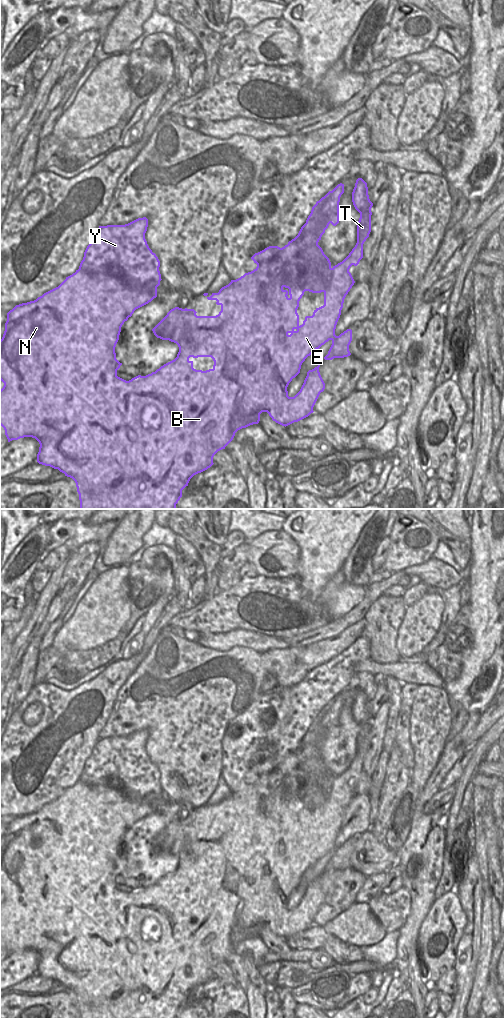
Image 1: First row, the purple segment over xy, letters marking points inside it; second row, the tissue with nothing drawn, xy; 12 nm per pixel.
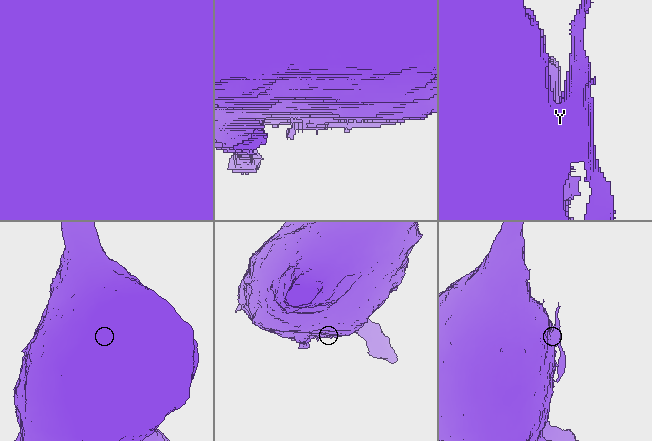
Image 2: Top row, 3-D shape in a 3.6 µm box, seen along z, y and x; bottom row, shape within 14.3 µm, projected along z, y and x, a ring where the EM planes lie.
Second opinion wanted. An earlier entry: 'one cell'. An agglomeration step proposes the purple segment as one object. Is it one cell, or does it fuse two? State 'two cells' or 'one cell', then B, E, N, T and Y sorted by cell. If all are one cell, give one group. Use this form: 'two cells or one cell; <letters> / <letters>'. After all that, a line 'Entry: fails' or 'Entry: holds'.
two cells; B E N T / Y
Entry: fails

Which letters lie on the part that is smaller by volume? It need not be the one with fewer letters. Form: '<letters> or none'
Y

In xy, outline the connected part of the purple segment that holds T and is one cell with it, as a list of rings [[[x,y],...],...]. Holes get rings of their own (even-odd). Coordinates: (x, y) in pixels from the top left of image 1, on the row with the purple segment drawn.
[[[358,178],[352,192],[353,205],[360,213],[357,223],[357,243],[342,262],[333,267],[331,266],[329,258],[324,254],[318,242],[330,223],[333,226],[339,223],[339,202],[343,193],[344,184],[340,183],[317,201],[298,235],[289,241],[287,245],[282,248],[269,246],[255,253],[251,257],[254,263],[257,264],[257,267],[253,271],[245,273],[236,280],[231,280],[228,285],[222,287],[218,293],[212,293],[210,297],[207,296],[208,293],[204,293],[203,295],[208,300],[216,300],[216,304],[221,306],[221,311],[218,315],[197,316],[197,312],[194,309],[182,309],[179,307],[171,309],[152,331],[157,338],[176,343],[179,347],[179,352],[174,360],[164,364],[155,372],[146,376],[138,375],[129,381],[118,377],[117,370],[122,363],[116,359],[115,347],[124,322],[132,316],[136,309],[148,304],[157,297],[157,288],[152,289],[146,282],[139,283],[138,281],[132,281],[120,268],[113,268],[107,274],[93,274],[78,269],[75,273],[66,277],[58,287],[44,293],[36,300],[16,305],[7,313],[5,331],[0,340],[0,380],[4,383],[3,388],[0,390],[0,425],[5,430],[8,442],[24,437],[35,438],[40,444],[37,462],[58,469],[65,476],[75,481],[79,494],[80,509],[176,509],[176,504],[182,497],[182,490],[188,486],[190,479],[214,464],[214,455],[218,451],[225,449],[233,440],[238,430],[258,424],[262,412],[267,412],[273,421],[285,427],[308,417],[314,412],[313,407],[320,393],[325,389],[325,383],[319,372],[320,364],[307,372],[300,391],[294,397],[288,396],[287,387],[292,379],[300,373],[301,365],[305,359],[329,340],[332,341],[332,345],[328,354],[324,357],[325,360],[344,358],[351,355],[349,345],[352,341],[352,330],[347,329],[339,336],[336,336],[335,329],[341,315],[344,299],[355,283],[349,269],[352,265],[357,266],[363,258],[363,244],[371,232],[371,208],[373,203],[369,199],[367,183],[362,178]],[[305,291],[312,293],[323,292],[324,305],[316,308],[312,316],[306,316],[303,324],[300,325],[297,309]],[[190,357],[211,357],[214,361],[213,368],[206,371],[196,370],[193,368],[193,361],[189,360]]]

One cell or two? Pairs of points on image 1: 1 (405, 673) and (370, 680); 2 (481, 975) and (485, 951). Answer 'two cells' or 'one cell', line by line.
1: two cells
2: one cell

